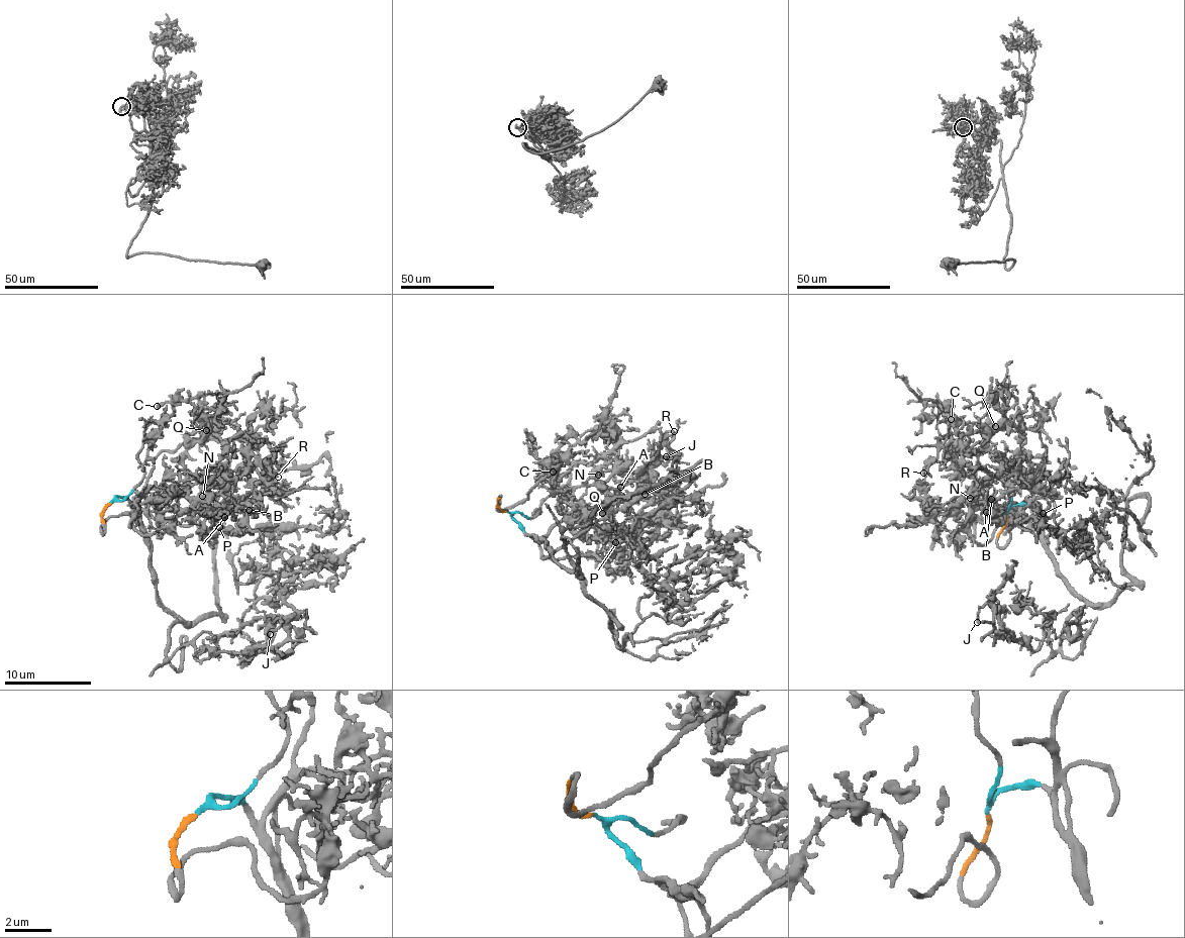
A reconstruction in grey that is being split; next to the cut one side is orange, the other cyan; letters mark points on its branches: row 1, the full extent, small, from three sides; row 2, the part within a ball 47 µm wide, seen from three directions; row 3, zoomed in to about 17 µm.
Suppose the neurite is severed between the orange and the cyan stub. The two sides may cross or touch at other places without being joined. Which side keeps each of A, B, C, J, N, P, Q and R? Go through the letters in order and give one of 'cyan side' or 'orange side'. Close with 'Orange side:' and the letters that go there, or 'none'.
A: cyan side
B: cyan side
C: cyan side
J: cyan side
N: cyan side
P: cyan side
Q: cyan side
R: cyan side
Orange side: none

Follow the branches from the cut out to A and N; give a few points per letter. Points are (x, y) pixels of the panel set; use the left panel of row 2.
A: (110, 502), (167, 487), (174, 495), (163, 502), (176, 508), (221, 517), (238, 506), (223, 518)
N: (110, 502), (116, 497), (134, 503), (152, 487), (171, 486), (206, 470), (206, 486), (202, 496)

